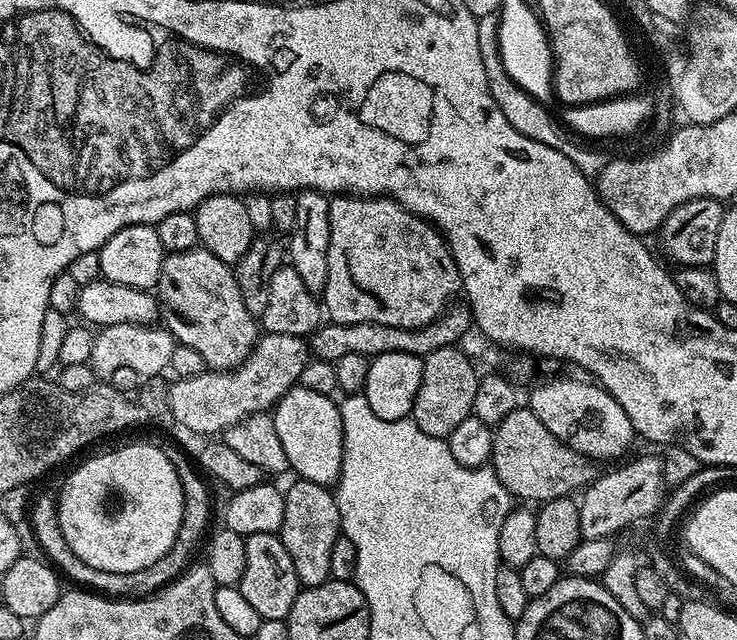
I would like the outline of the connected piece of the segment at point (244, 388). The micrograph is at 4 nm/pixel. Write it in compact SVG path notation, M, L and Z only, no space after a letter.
M269 332L261 335L249 356L229 372L206 370L189 380L173 379L168 408L182 429L212 438L215 432L223 433L252 413L267 413L279 397L299 385L302 370L309 361L305 337Z

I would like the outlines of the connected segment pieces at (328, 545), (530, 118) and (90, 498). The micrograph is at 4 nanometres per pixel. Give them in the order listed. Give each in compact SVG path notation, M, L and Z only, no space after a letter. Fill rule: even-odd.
M299 478L293 479L293 481L289 488L283 489L284 513L278 535L282 546L286 546L286 554L290 554L290 562L294 562L294 570L298 570L301 585L306 588L313 588L330 579L330 554L334 551L334 542L342 535L340 511L336 505L335 495L325 485Z
M496 12L479 17L476 22L478 50L482 54L482 66L486 70L488 93L494 98L494 102L498 102L498 110L502 110L502 114L506 114L506 122L510 122L510 126L514 126L514 130L518 130L518 134L526 134L526 138L534 138L534 142L542 142L546 146L566 154L566 158L570 158L570 162L574 162L574 166L578 166L578 170L582 170L584 176L592 178L603 172L606 163L605 157L602 158L598 153L591 152L590 149L583 148L580 144L575 144L567 136L569 133L562 127L561 121L556 118L552 120L551 114L546 110L548 108L531 94L524 92L506 72L506 66L503 65L500 57L499 24L500 18Z
M124 444L121 448L112 448L109 452L100 452L97 456L89 458L85 464L80 464L68 476L68 481L64 484L64 489L58 492L58 522L62 534L66 538L66 542L70 546L70 550L74 550L74 554L78 554L78 558L82 558L82 562L86 562L86 566L90 566L94 570L106 570L107 572L137 572L146 566L150 566L154 562L158 562L158 558L162 558L174 546L174 538L178 538L178 526L182 526L182 514L184 513L184 495L182 494L182 482L178 478L178 470L174 470L174 466L170 462L170 458L166 458L164 448L158 446L155 448L152 444ZM110 490L116 490L122 494L124 498L124 506L116 512L116 514L104 514L98 504L102 500L102 496Z

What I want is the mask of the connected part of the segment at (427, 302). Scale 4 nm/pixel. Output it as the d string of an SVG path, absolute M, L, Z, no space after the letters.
M336 194L329 199L328 217L330 218L330 250L328 251L328 273L326 286L322 293L322 308L329 321L338 324L381 324L382 326L396 326L398 328L421 328L436 319L448 307L455 292L462 288L460 271L452 258L451 249L445 243L443 236L423 216L416 216L406 210L396 200L387 196L358 196L355 194Z

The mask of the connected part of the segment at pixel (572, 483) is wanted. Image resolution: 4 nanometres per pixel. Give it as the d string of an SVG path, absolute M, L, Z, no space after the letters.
M526 406L515 408L495 427L492 437L492 459L490 467L498 476L501 484L517 499L534 500L543 504L549 500L567 497L574 491L581 491L594 481L598 475L595 463L589 458L570 450L568 446L550 433L546 426L538 420L538 416Z

